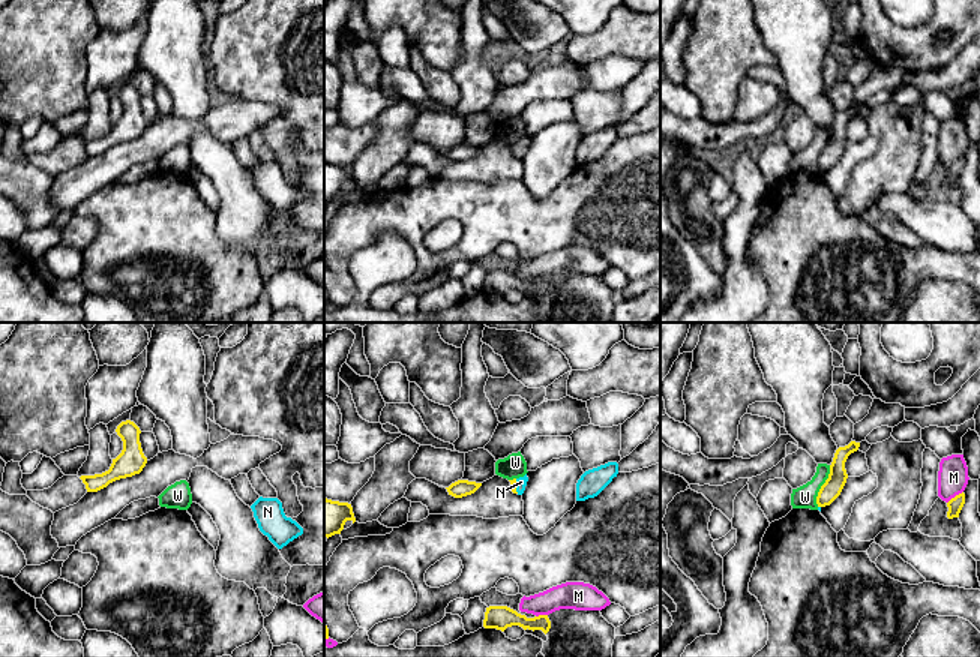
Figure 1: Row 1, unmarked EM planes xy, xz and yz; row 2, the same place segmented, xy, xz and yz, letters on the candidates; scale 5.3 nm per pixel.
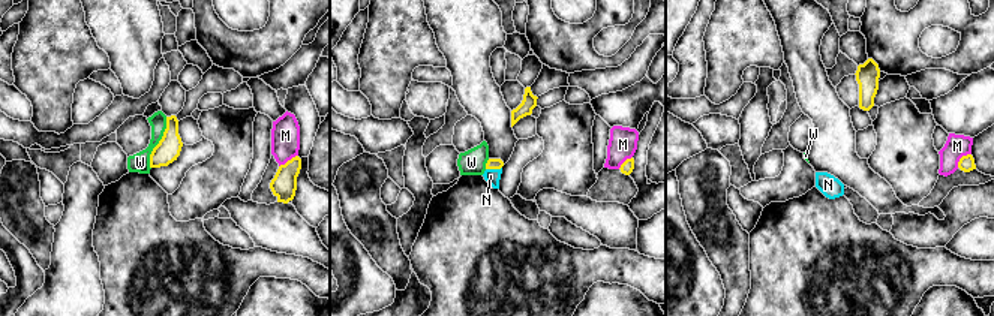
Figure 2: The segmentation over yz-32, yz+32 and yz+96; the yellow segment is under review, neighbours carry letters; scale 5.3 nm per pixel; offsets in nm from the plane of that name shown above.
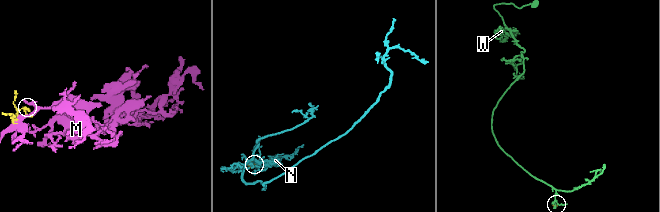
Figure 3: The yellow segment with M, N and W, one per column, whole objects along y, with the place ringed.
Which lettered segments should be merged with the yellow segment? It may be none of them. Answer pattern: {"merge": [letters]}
{"merge": ["N"]}

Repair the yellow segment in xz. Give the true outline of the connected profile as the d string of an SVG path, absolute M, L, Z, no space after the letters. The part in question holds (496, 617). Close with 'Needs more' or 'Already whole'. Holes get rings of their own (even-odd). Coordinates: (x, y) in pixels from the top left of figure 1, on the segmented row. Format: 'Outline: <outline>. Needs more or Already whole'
Outline: M489 606L485 612L483 627L504 632L507 627L519 626L524 630L542 630L545 634L551 628L548 615L527 618L507 606Z. Already whole

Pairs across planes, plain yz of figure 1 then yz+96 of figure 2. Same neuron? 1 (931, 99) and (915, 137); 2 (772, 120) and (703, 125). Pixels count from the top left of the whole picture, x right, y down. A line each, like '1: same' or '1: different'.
1: different
2: same

